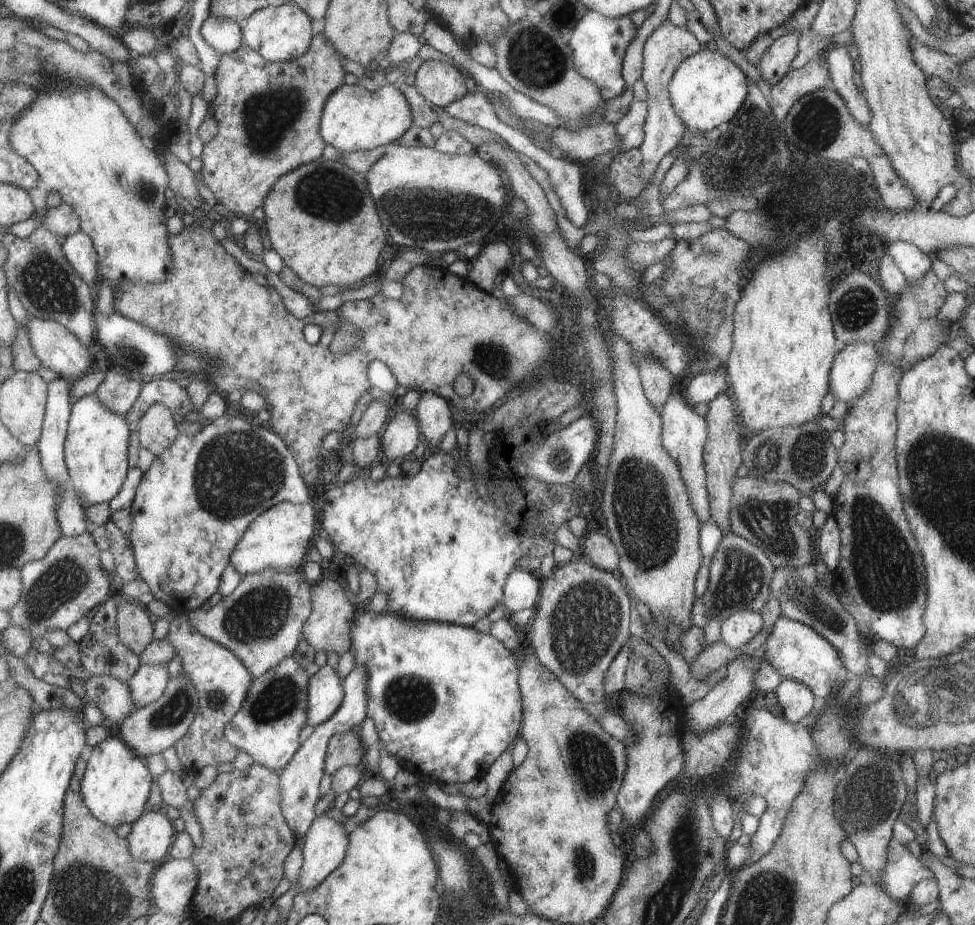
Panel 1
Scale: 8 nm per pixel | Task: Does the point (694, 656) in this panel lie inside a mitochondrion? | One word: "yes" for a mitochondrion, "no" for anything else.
no

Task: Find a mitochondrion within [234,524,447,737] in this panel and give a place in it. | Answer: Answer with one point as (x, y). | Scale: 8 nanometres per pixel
(409, 699)

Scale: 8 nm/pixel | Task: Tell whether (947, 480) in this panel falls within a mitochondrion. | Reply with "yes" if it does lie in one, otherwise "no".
yes

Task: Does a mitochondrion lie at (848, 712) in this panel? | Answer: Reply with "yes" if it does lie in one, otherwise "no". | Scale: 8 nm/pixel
no

